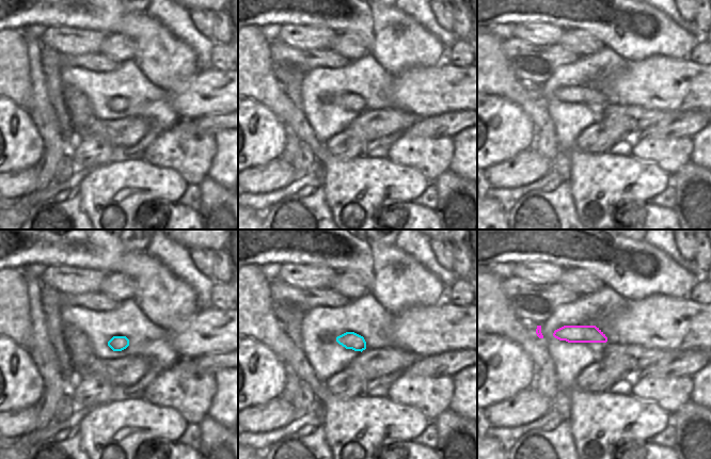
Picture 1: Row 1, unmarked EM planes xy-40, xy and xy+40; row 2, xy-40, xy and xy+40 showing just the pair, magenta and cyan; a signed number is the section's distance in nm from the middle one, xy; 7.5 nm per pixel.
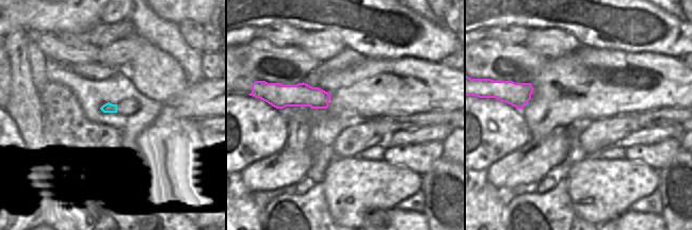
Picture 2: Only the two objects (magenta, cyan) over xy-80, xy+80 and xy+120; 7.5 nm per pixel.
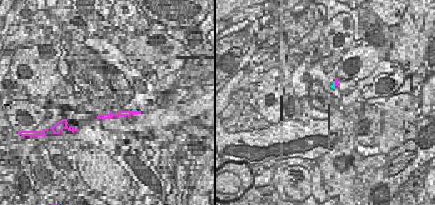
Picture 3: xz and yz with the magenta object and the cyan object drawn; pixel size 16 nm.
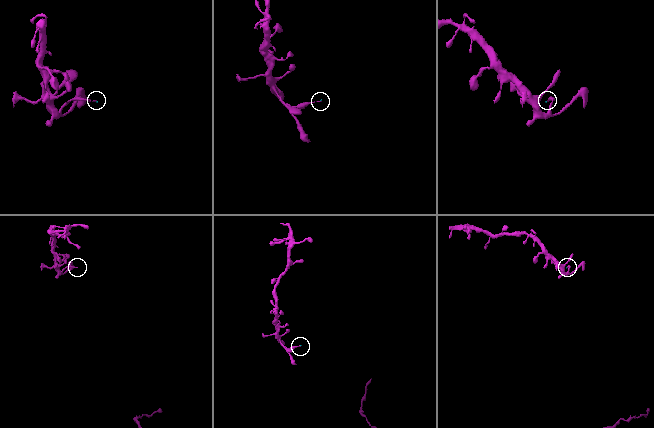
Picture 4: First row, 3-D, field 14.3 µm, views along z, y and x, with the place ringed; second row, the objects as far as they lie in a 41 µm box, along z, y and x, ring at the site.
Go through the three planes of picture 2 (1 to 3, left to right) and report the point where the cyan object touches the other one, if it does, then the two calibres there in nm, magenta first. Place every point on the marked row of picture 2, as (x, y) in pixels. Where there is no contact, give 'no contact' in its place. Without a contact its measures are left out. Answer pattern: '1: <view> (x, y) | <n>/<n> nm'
1: no contact
2: no contact
3: no contact

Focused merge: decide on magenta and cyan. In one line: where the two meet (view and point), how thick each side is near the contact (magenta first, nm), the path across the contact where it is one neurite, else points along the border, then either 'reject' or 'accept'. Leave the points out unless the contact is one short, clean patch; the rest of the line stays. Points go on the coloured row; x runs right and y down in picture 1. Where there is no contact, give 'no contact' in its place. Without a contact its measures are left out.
no contact; accept

